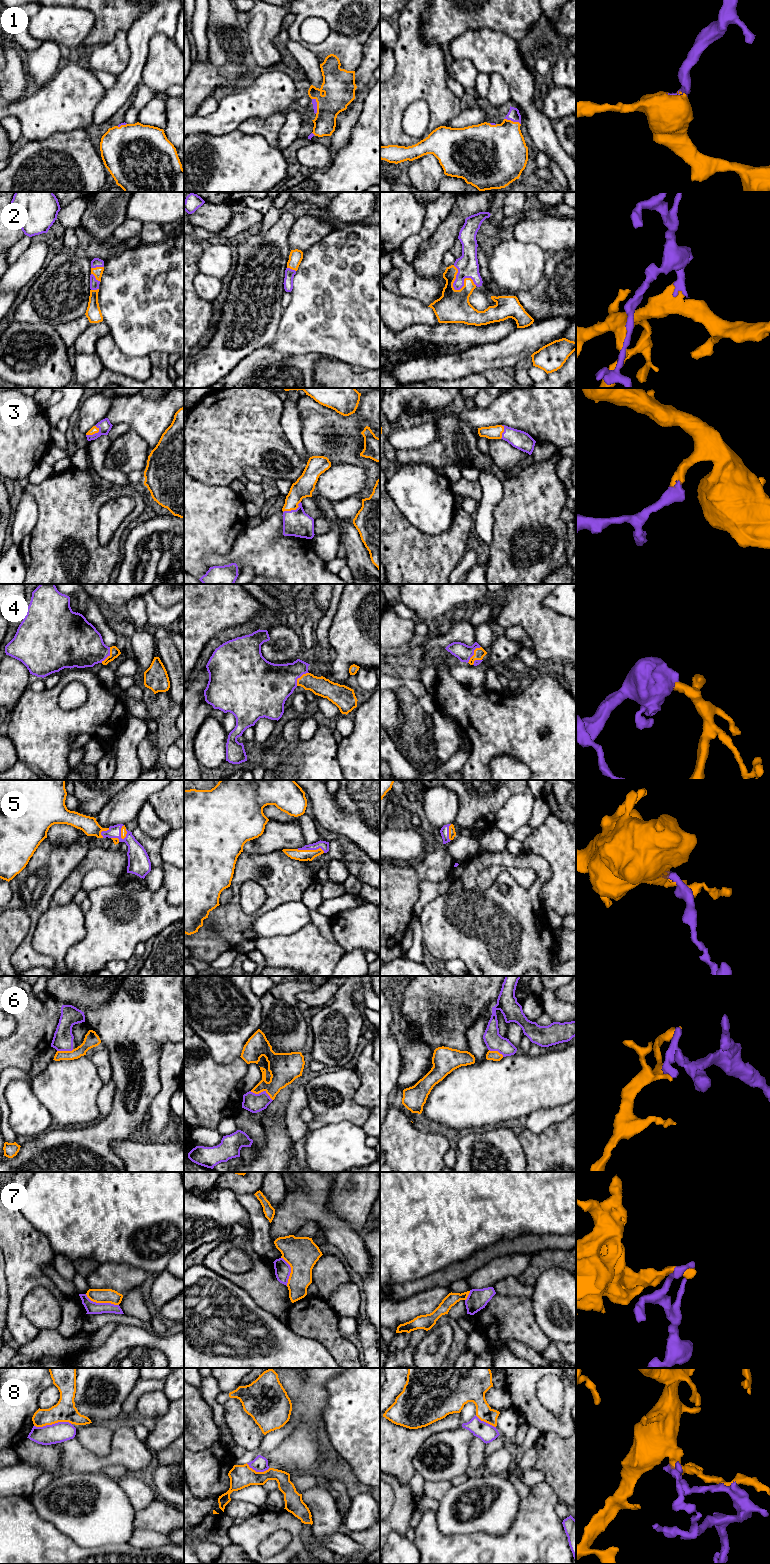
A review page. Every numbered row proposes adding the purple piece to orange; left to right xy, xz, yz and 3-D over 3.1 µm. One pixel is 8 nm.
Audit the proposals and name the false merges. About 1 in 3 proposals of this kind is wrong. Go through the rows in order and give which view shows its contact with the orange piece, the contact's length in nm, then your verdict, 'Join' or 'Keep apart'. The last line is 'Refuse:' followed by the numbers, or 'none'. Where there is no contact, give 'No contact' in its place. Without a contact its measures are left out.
1: Touches orange in yz. Shared border 140 nm. Join
2: Touches orange in yz. Shared border 260 nm. Join
3: Touches orange in xz. Shared border 170 nm. Join
4: Touches orange in yz. Shared border 170 nm. Join
5: Touches orange in xz. Shared border 220 nm. Join
6: Touches orange in xz. Shared border 200 nm. Keep apart
7: Touches orange in xy. Shared border 280 nm. Keep apart
8: Touches orange in xy. Shared border 300 nm. Keep apart
Refuse: 6, 7, 8

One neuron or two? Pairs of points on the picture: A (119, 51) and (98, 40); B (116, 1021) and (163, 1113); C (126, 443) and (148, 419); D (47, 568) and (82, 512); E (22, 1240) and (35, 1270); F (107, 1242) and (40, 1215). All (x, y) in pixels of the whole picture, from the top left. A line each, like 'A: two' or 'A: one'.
A: two
B: two
C: two
D: one
E: one
F: one

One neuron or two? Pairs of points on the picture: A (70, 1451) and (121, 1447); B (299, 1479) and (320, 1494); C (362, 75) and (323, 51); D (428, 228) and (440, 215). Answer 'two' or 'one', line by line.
A: one
B: two
C: two
D: one

